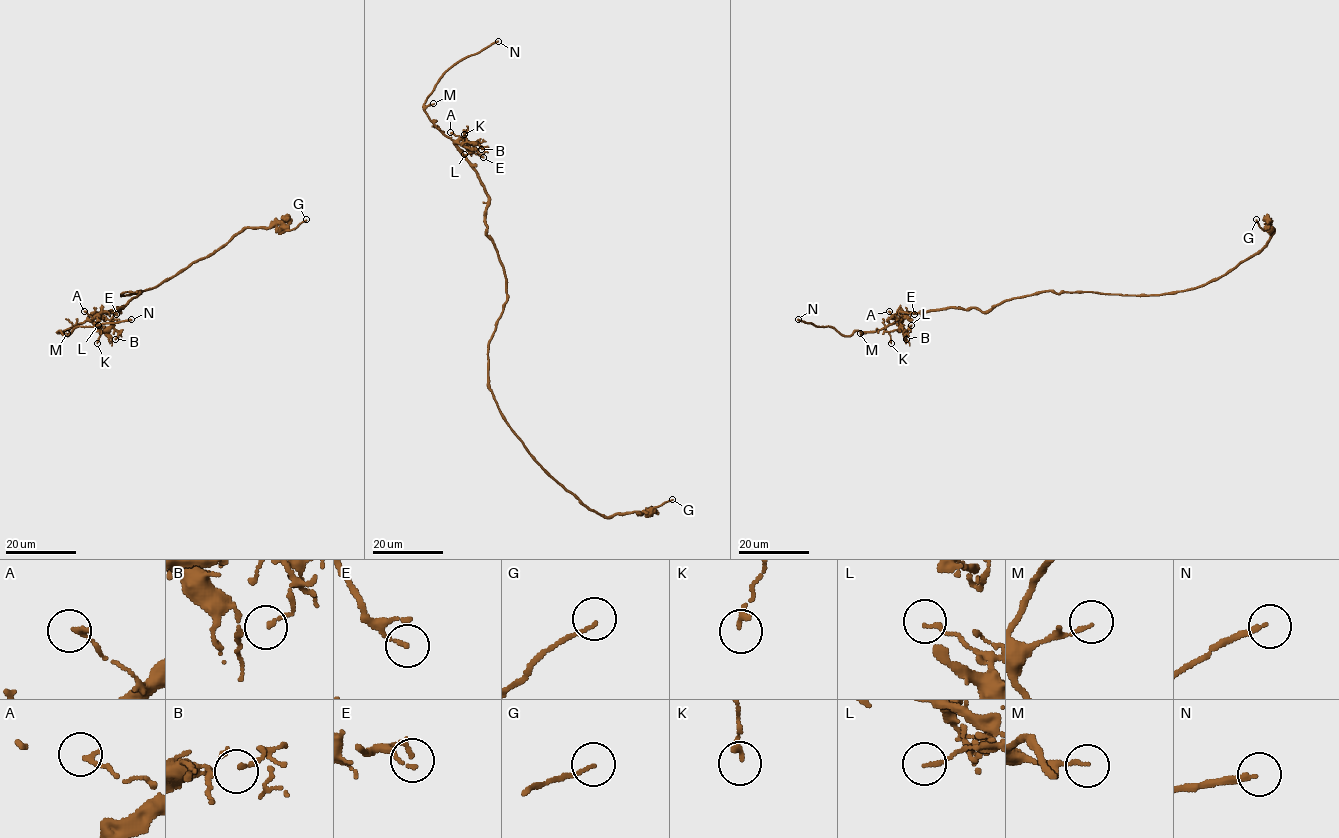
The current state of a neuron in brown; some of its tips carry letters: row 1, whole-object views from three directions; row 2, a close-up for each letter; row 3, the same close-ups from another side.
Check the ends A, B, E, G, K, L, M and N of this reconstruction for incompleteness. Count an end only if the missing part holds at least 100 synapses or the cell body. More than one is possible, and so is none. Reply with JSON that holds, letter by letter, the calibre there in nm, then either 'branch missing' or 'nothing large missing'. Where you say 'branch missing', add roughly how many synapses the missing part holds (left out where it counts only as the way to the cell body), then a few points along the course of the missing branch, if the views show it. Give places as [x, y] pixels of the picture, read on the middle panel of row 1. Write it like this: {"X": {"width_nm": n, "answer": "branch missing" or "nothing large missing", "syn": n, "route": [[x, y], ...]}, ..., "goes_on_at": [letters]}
{"A": {"width_nm": 160, "answer": "nothing large missing"}, "B": {"width_nm": 80, "answer": "nothing large missing"}, "E": {"width_nm": 120, "answer": "nothing large missing"}, "G": {"width_nm": 90, "answer": "nothing large missing"}, "K": {"width_nm": 180, "answer": "nothing large missing"}, "L": {"width_nm": 120, "answer": "nothing large missing"}, "M": {"width_nm": 90, "answer": "nothing large missing"}, "N": {"width_nm": 160, "answer": "branch missing", "route": [[498, 41], [527, 28], [542, 15]]}, "goes_on_at": ["N"]}

